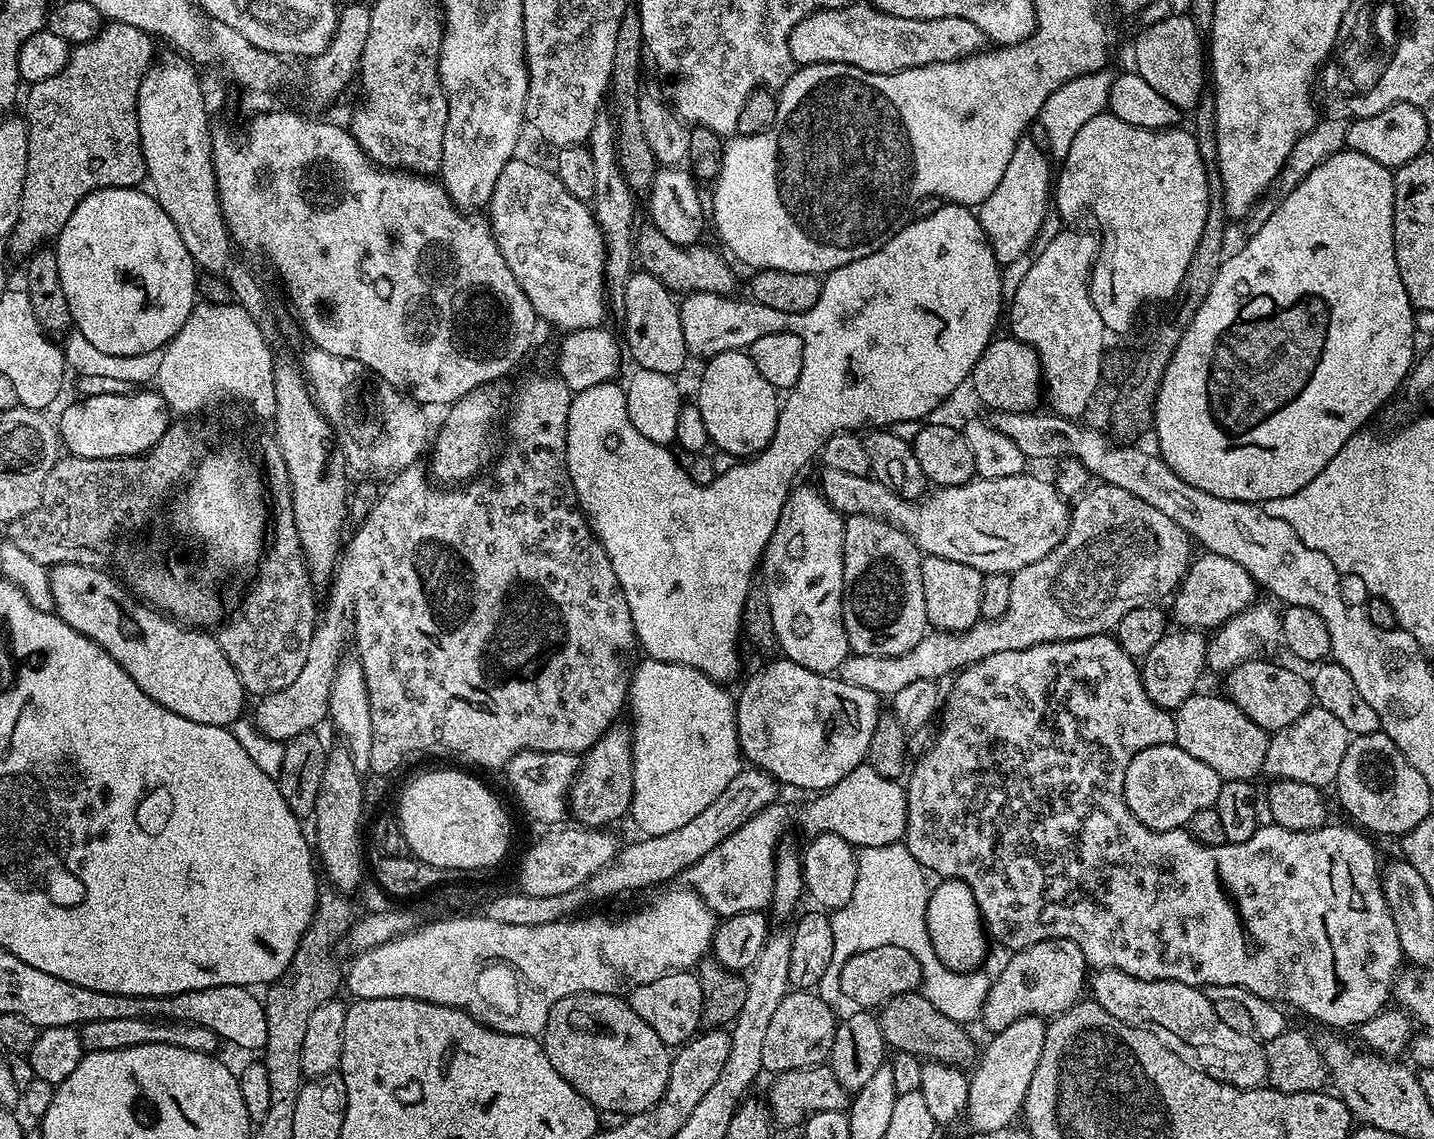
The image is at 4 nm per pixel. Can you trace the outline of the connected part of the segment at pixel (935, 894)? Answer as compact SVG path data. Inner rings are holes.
M947 878L939 881L940 885L933 887L928 894L928 905L926 906L926 926L930 934L930 942L934 946L934 954L950 970L955 972L969 973L979 969L984 960L984 955L988 952L989 937L986 935L984 920L978 910L978 902L974 902L974 894L968 886L960 880L950 880Z

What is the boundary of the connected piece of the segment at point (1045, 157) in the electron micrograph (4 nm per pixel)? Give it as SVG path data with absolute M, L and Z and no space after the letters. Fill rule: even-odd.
M1031 138L1020 140L1018 146L1014 146L1014 154L1010 154L1002 182L994 186L994 194L990 194L990 198L986 198L978 208L982 230L988 236L994 258L1002 266L1018 262L1018 258L1033 251L1032 243L1040 240L1042 222L1050 215L1054 168L1051 168L1049 153L1041 145L1040 148Z

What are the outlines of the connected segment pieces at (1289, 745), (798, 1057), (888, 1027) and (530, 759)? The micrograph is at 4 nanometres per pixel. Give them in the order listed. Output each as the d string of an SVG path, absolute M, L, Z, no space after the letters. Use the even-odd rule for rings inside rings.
M1319 706L1310 707L1306 714L1302 714L1302 718L1269 735L1263 775L1277 780L1306 782L1315 788L1327 789L1327 784L1329 787L1336 779L1338 766L1342 766L1349 739L1346 726L1342 726L1334 714L1329 714Z
M789 990L782 1002L778 1002L778 1010L774 1010L770 1027L766 1030L766 1039L762 1041L763 1071L779 1074L823 1065L829 1059L831 1047L834 1045L838 1023L836 1014L833 1008L822 1002L822 998L815 991Z
M919 991L890 998L890 1002L879 1009L878 1019L887 1047L896 1052L909 1052L928 1062L953 1066L971 1065L977 1059L978 1048L972 1045L969 1029L954 1022L954 1018L946 1018L942 1010L934 1010L934 1006L930 1006L930 1002Z
M520 752L506 765L508 784L520 803L520 808L532 820L544 826L556 826L566 816L568 791L576 780L578 756L574 752Z

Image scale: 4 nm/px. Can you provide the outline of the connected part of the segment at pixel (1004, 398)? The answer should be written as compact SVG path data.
M993 339L982 358L978 358L970 377L970 388L992 412L1031 412L1039 409L1042 404L1042 377L1038 354L1021 340L1000 339Z

